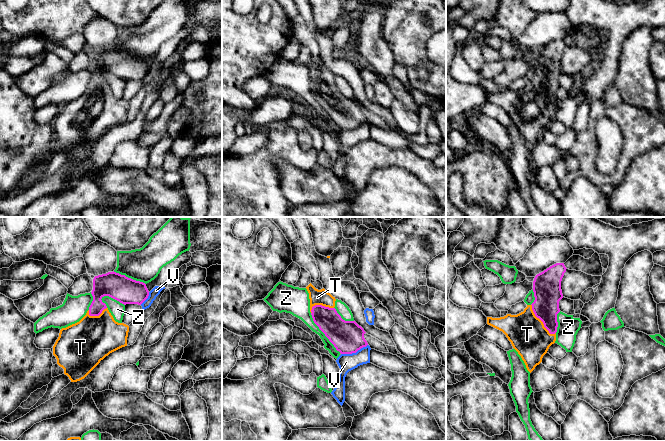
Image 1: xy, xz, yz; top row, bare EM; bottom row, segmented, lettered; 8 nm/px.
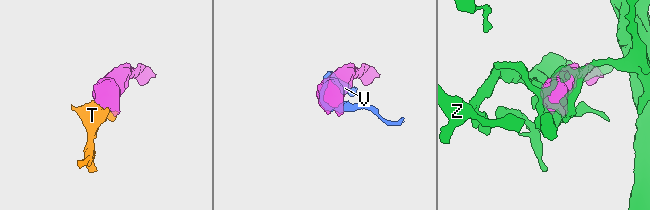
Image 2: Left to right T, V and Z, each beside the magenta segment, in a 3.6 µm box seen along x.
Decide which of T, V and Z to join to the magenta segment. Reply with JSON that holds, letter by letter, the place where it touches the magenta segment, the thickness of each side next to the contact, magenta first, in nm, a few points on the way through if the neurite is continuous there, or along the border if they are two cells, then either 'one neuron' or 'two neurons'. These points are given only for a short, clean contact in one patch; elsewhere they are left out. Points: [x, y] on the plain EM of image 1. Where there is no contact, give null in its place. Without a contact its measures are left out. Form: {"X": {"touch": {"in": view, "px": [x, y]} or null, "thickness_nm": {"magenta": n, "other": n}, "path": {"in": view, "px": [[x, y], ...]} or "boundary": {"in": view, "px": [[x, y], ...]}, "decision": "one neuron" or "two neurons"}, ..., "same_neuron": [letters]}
{"T": {"touch": {"in": "yz", "px": [541, 96]}, "thickness_nm": {"magenta": 220, "other": 300}, "path": {"in": "yz", "px": [[547, 66], [546, 82], [541, 96], [527, 110]]}, "decision": "one neuron"}, "V": {"touch": {"in": "xz", "px": [354, 128]}, "thickness_nm": {"magenta": 260, "other": 140}, "decision": "two neurons"}, "Z": {"touch": {"in": "xz", "px": [323, 108]}, "thickness_nm": {"magenta": 260, "other": 140}, "decision": "two neurons"}, "same_neuron": ["T"]}

